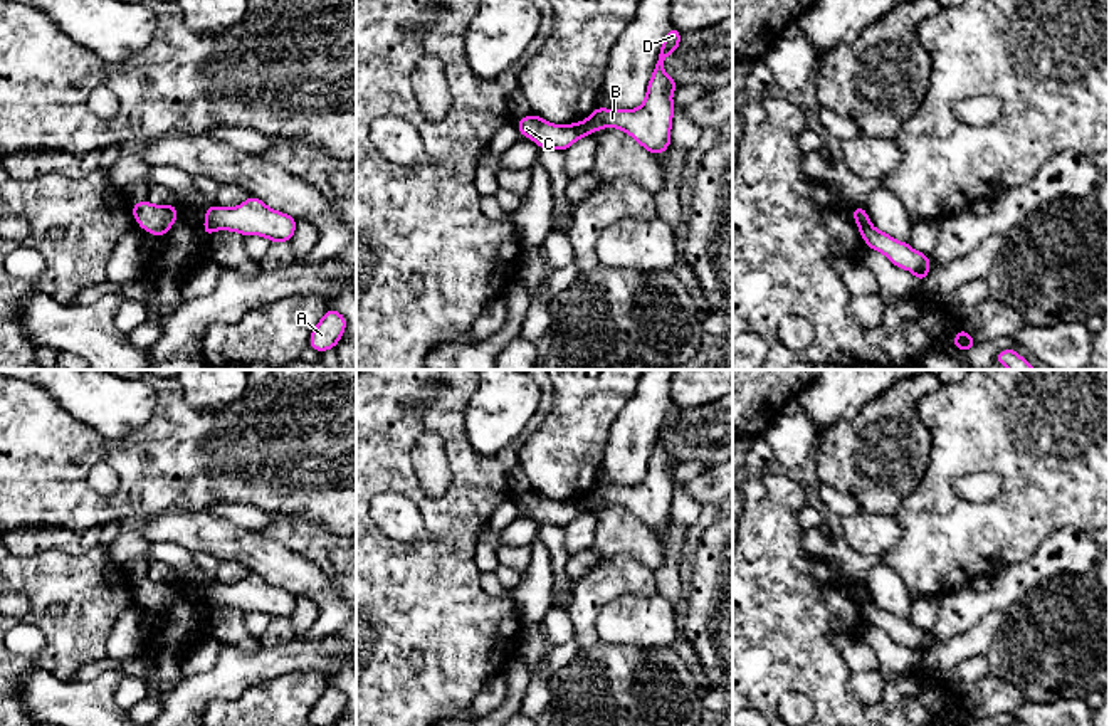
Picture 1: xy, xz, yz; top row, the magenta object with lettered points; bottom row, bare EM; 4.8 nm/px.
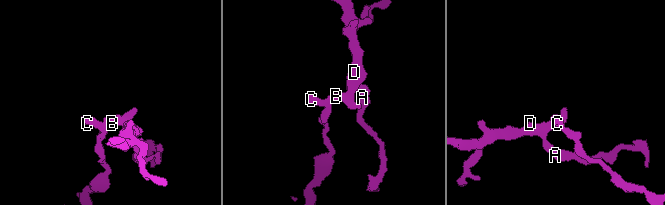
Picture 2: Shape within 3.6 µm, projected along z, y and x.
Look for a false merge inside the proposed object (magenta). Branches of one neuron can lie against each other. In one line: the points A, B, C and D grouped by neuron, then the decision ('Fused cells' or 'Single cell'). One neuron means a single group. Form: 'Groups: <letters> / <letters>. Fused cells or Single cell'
Groups: A B D / C. Fused cells

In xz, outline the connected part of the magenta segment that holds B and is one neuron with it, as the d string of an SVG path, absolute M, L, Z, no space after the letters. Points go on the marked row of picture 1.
M670 29L660 47L654 74L647 86L645 101L637 109L597 108L585 121L597 133L602 128L618 128L630 134L649 153L664 153L672 143L670 126L675 104L670 94L679 87L664 71L664 59L674 54L681 42L681 30Z

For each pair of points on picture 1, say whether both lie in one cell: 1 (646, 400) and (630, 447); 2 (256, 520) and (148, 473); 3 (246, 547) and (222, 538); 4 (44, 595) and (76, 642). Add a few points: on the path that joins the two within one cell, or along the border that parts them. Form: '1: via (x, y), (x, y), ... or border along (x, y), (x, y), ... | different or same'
1: via (644, 412), (632, 436) | same
2: border along (257, 506), (215, 503), (207, 510) | different
3: via (241, 545), (227, 541) | same
4: via (41, 609), (41, 615), (63, 634) | same

